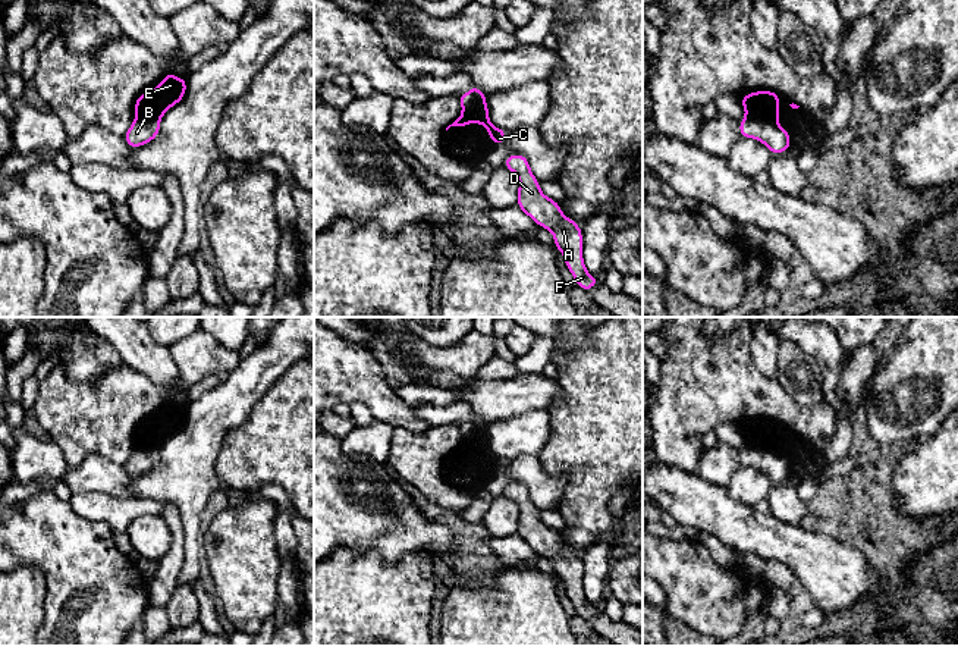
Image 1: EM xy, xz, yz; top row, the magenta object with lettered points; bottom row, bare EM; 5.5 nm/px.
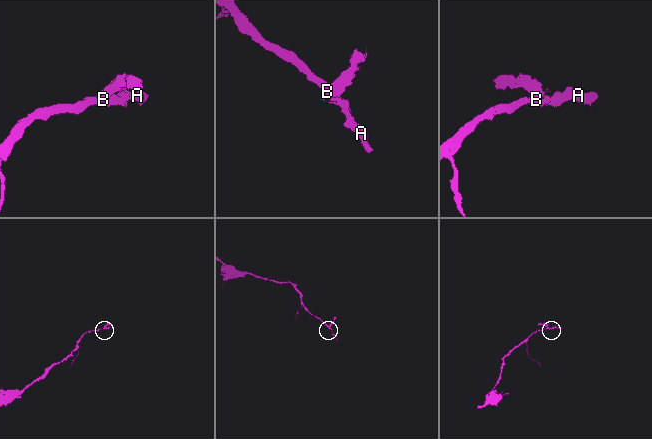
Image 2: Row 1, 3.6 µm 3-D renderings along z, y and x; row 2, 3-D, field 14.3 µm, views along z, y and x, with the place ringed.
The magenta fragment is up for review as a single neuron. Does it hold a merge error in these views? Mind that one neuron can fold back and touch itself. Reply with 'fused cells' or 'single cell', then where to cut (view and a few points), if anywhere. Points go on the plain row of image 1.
fused cells; cut in xz along (462, 441), (471, 441), (489, 448)

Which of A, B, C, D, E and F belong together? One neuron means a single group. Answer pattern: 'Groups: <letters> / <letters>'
Groups: A B C D F / E

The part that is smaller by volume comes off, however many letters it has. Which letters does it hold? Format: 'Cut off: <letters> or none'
Cut off: E

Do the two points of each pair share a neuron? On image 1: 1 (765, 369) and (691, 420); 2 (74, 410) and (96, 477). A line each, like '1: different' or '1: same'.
1: different
2: different

